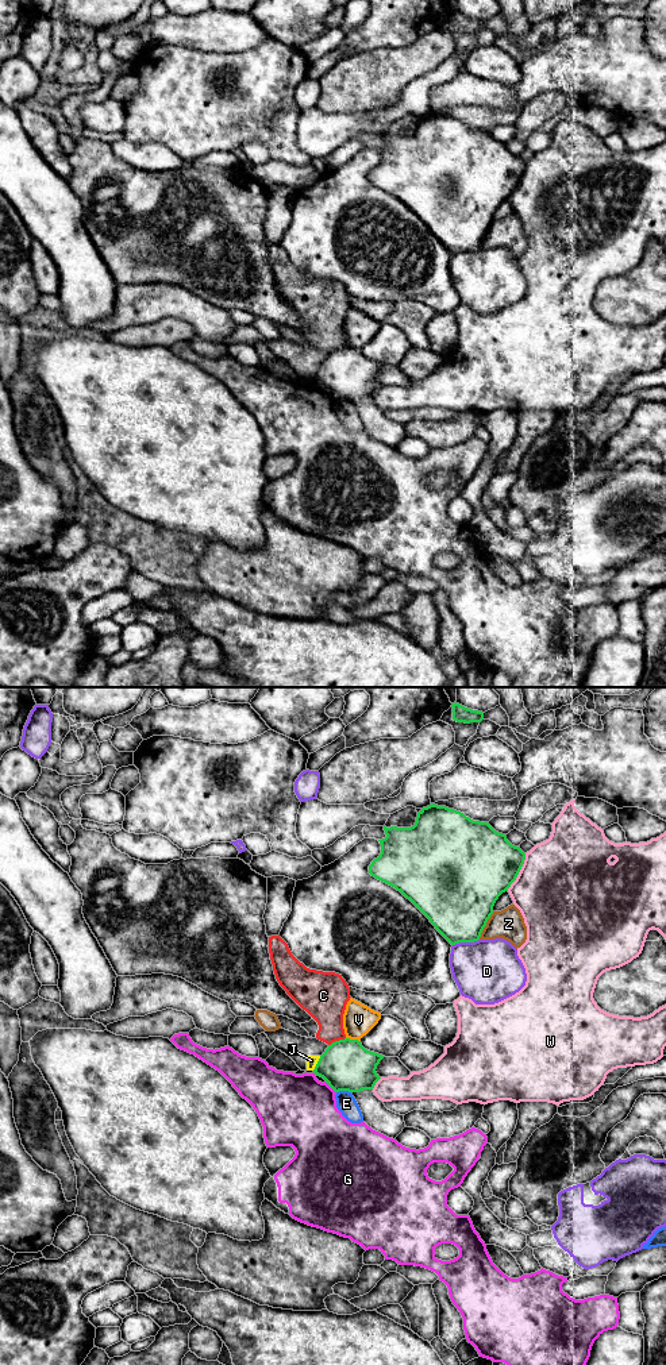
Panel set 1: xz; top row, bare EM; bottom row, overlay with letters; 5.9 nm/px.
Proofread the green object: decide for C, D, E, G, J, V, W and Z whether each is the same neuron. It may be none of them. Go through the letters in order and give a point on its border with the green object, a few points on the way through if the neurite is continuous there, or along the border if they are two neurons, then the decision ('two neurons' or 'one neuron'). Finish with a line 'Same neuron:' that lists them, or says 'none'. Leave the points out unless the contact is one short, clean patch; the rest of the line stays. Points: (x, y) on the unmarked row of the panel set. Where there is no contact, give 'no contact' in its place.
C: xz (337, 350) | along xz (345, 346), (328, 354) | two neurons
D: xz (465, 250) | two neurons
E: xz (343, 398) | two neurons
G: xz (330, 394) | two neurons
J: xz (318, 371) | along xz (320, 365), (312, 378) | two neurons
V: xz (353, 349) | along xz (346, 346), (360, 350) | two neurons
W: xz (519, 180) | two neurons
Z: xz (485, 234) | two neurons
Same neuron: none

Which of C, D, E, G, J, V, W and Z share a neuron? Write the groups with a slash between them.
C J / D / E / G / V / W / Z

